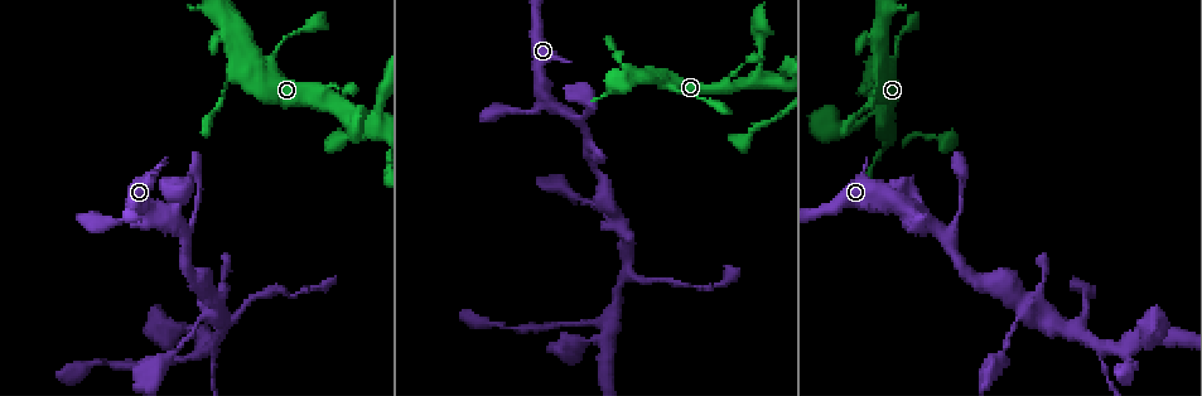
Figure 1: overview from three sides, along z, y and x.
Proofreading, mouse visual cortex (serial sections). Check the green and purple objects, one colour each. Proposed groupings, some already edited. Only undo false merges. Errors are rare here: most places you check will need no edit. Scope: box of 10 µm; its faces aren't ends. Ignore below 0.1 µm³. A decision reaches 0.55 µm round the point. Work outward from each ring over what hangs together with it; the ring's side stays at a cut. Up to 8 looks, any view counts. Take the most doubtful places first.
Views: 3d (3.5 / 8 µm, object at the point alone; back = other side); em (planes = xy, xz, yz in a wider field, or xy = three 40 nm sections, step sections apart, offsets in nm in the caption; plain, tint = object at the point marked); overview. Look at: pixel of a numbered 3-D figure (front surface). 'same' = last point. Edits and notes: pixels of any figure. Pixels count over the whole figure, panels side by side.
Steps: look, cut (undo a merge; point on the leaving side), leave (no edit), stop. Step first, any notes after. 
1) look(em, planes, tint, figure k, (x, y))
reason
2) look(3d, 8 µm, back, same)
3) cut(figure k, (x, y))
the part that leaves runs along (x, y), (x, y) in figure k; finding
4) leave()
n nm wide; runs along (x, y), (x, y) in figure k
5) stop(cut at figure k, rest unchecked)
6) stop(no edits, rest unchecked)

look(3d, 3.5 µm, back, figure 1, (761, 80))
looks like a crossing

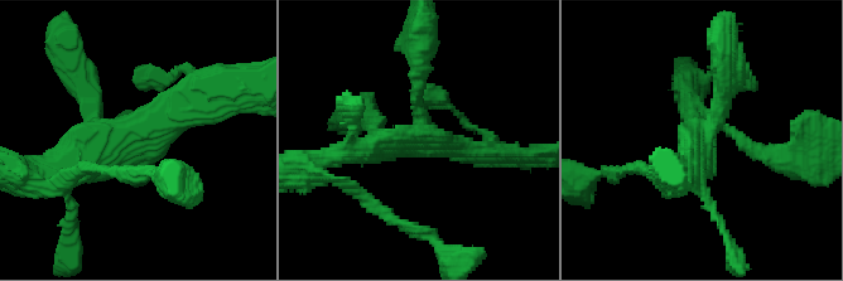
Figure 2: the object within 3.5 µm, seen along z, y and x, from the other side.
look(em, xy, step 5, tint, figure 2, (421, 137))
4 arms; arms of 200, 250, 300, 350 nm; shape alone is not enough

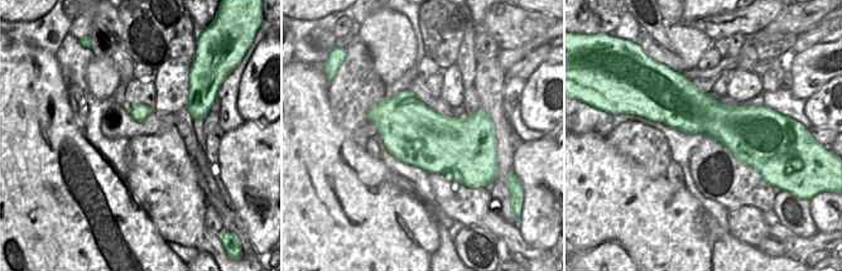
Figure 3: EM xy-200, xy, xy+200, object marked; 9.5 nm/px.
leave()
runs along (491, 153), (383, 146), (375, 124) in figure 2; continuous, no second cell

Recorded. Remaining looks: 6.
look(3d, 8 µm, figure 1, (145, 210))
thin arm on a thick one

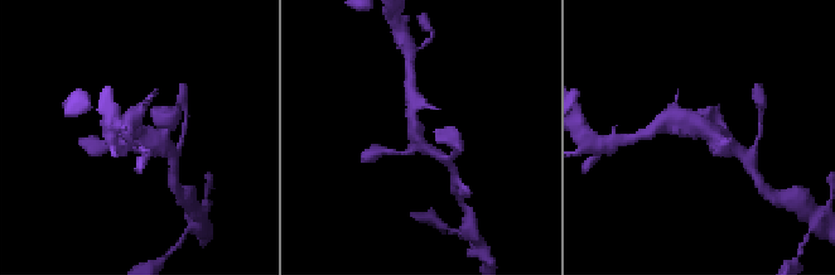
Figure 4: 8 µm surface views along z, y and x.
look(3d, 3.5 µm, same)
closer look

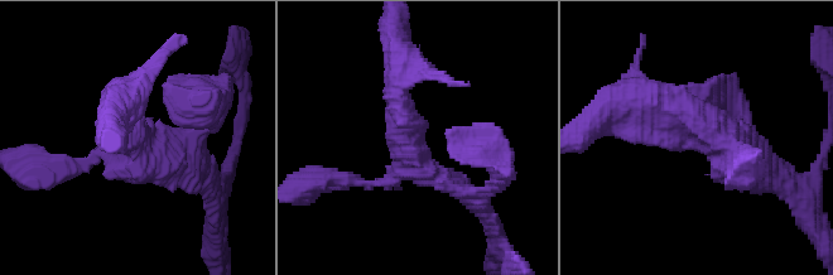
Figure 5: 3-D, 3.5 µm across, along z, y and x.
leave()
arms of 150, 300, 400 nm; runs along (396, 95), (413, 163), (478, 204) in figure 5; continuous, no second cell

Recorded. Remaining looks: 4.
look(3d, 3.5 µm, figure 1, (217, 309))
a fork

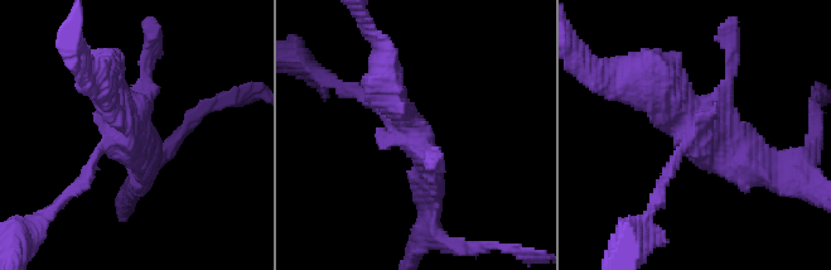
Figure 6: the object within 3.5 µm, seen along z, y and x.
look(em, planes, tint, figure 6, (130, 123))

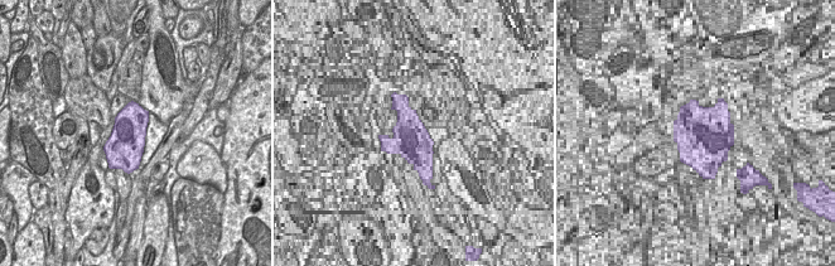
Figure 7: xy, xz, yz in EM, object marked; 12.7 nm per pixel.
leave()
all the same cell

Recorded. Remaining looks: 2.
stop(no edits, rest unchecked)

